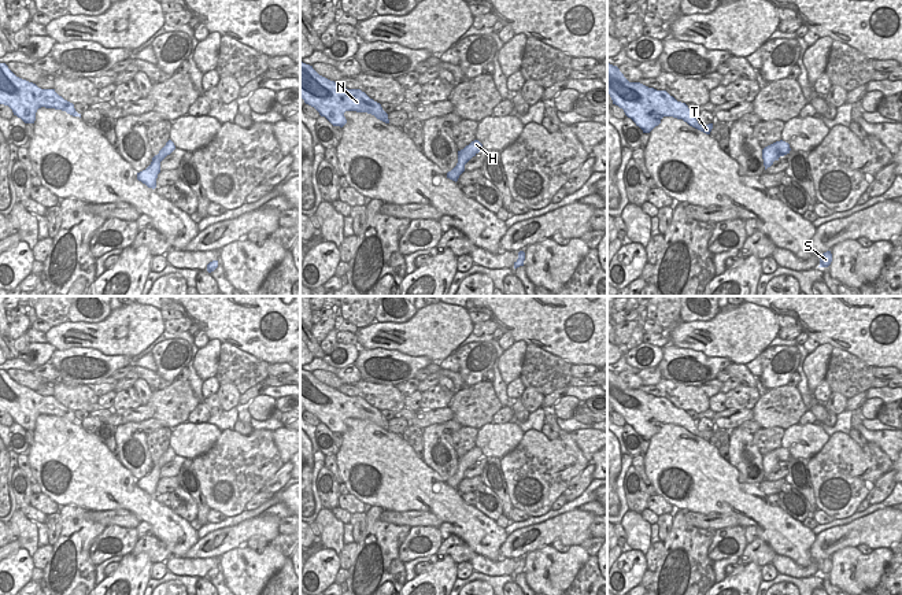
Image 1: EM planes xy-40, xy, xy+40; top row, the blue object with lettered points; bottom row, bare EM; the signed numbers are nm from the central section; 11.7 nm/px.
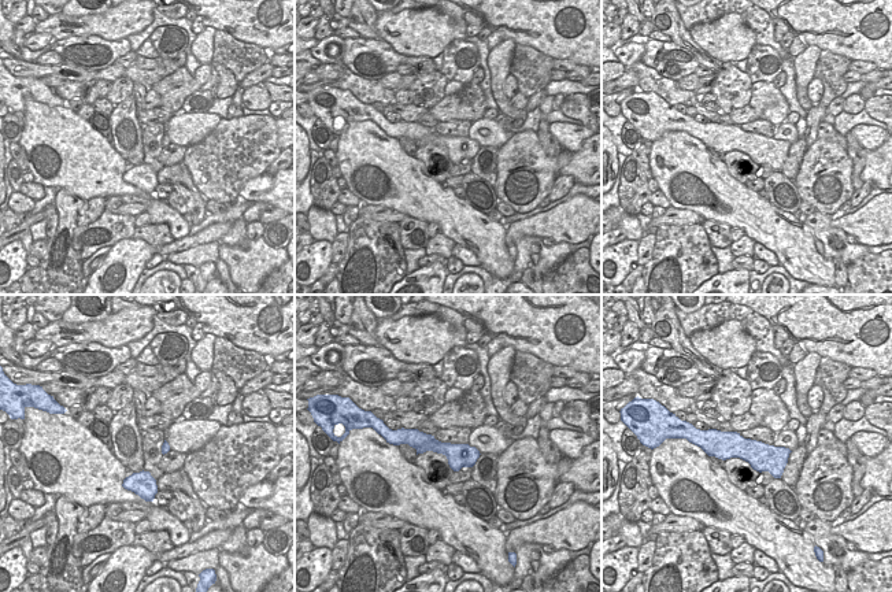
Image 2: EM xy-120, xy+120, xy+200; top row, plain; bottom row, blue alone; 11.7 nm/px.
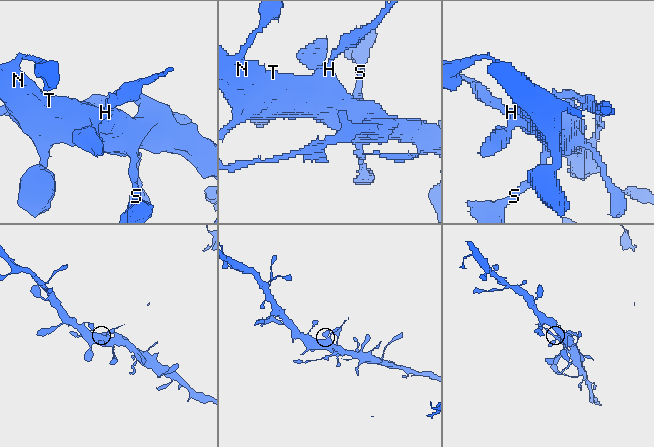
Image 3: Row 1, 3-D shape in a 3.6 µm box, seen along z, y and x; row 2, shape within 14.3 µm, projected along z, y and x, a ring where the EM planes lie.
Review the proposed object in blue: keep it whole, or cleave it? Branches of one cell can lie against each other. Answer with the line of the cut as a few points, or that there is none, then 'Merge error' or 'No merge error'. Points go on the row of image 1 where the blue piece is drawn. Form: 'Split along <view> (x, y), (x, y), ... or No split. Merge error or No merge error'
No split. No merge error.

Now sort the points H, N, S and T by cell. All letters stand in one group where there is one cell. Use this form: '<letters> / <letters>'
H N S T

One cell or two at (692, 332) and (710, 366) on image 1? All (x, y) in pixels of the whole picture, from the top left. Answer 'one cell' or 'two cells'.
two cells

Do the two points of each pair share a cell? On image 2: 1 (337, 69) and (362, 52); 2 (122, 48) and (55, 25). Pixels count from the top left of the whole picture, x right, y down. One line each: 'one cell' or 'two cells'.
1: two cells
2: two cells

